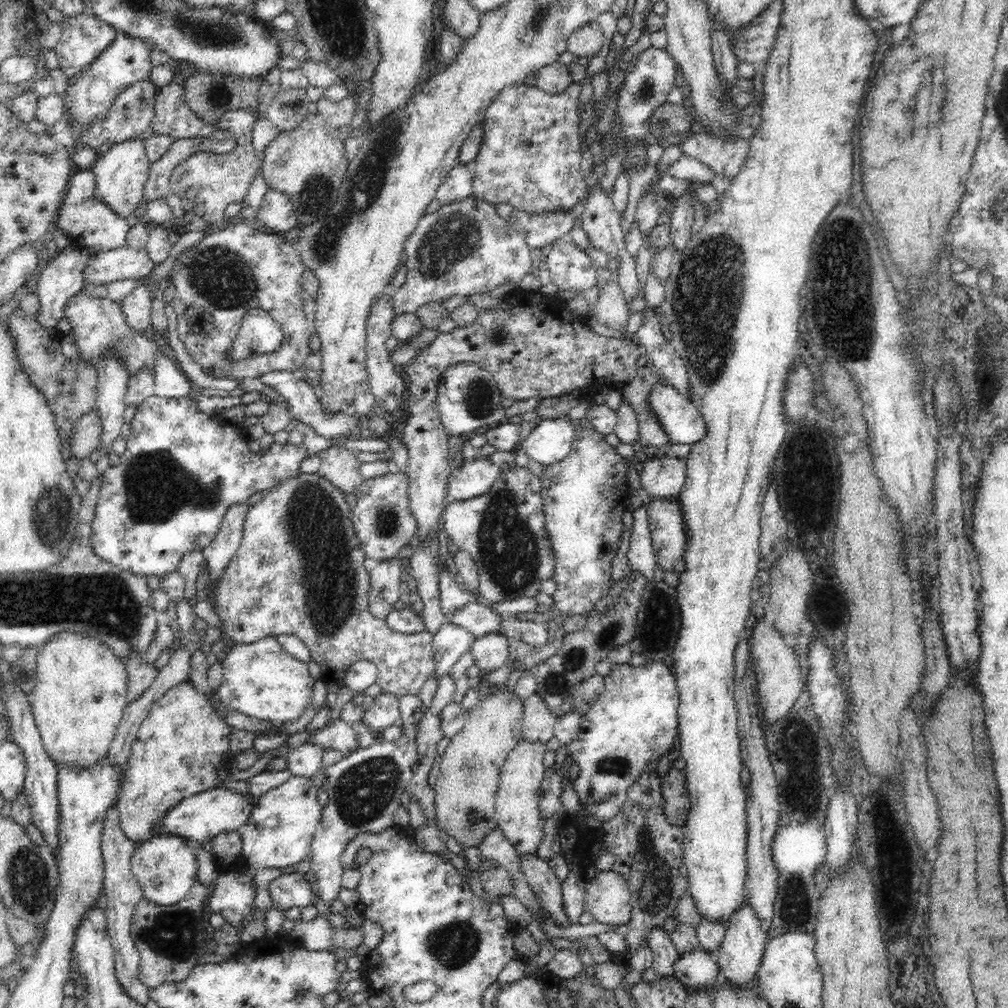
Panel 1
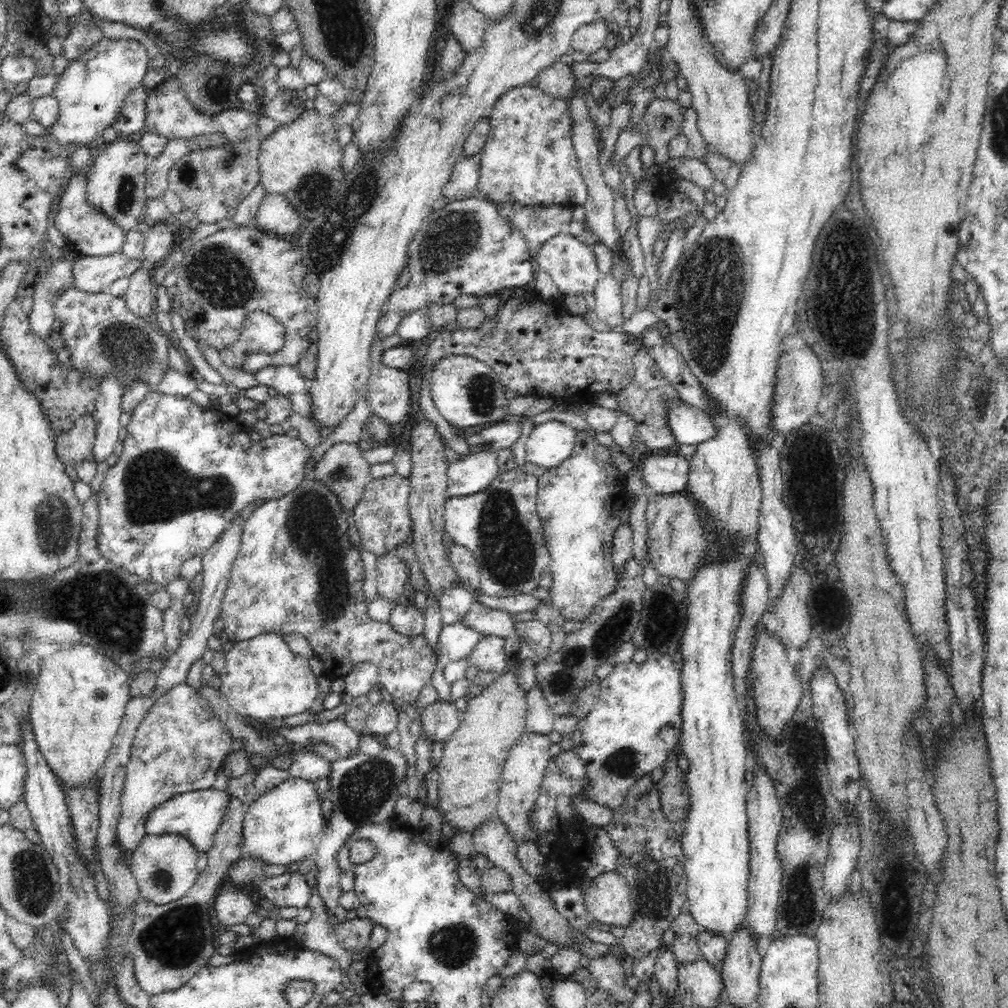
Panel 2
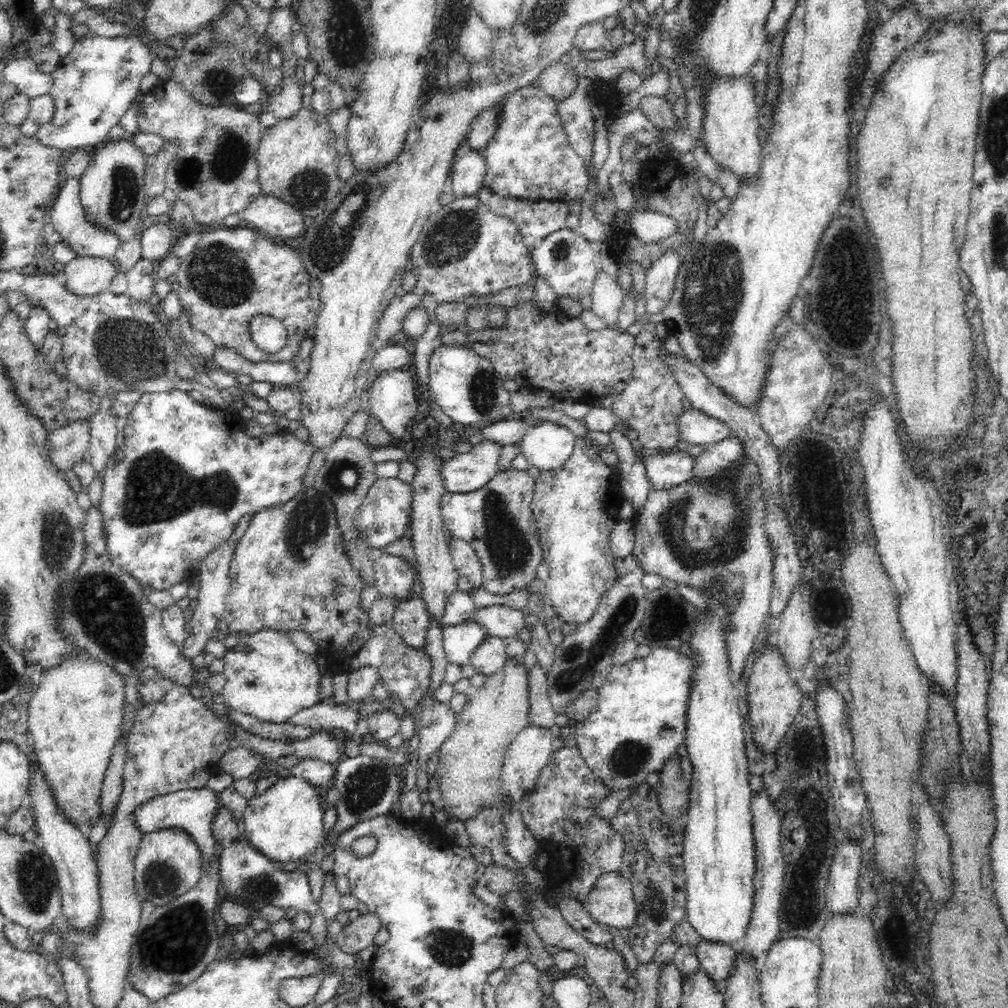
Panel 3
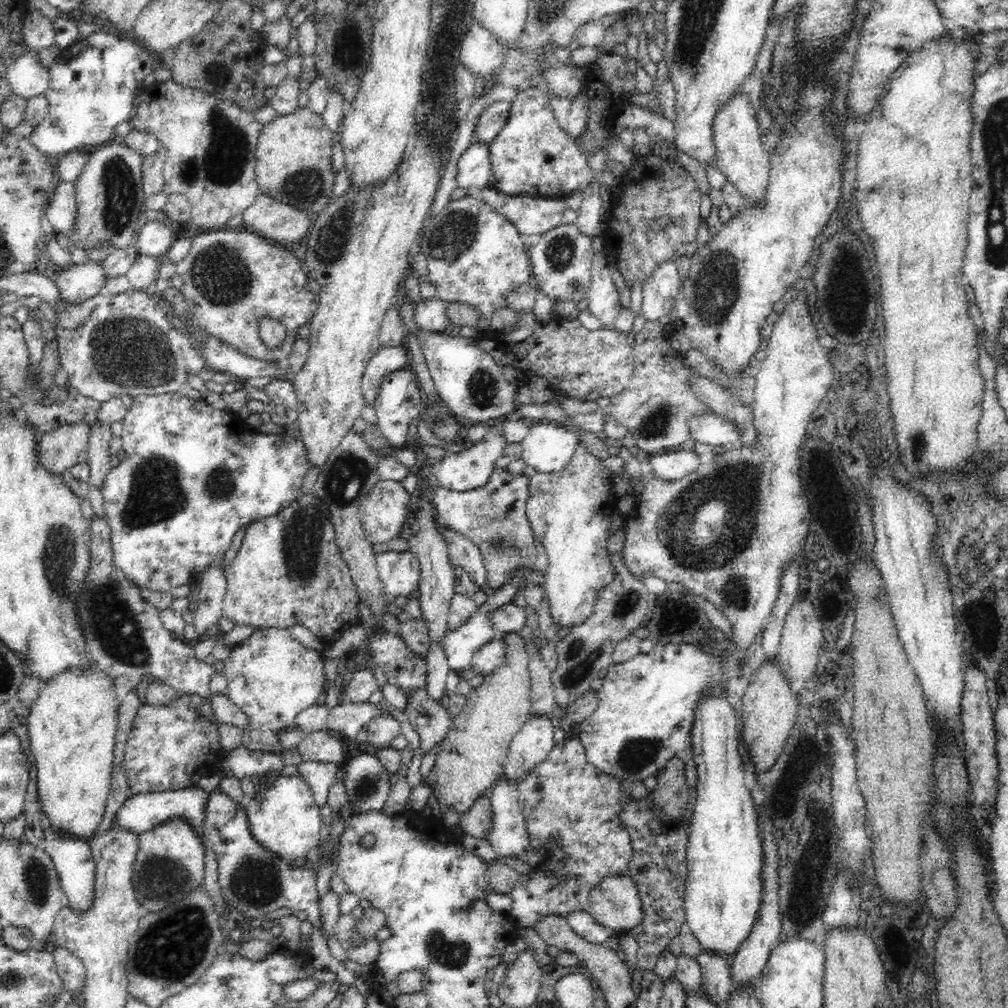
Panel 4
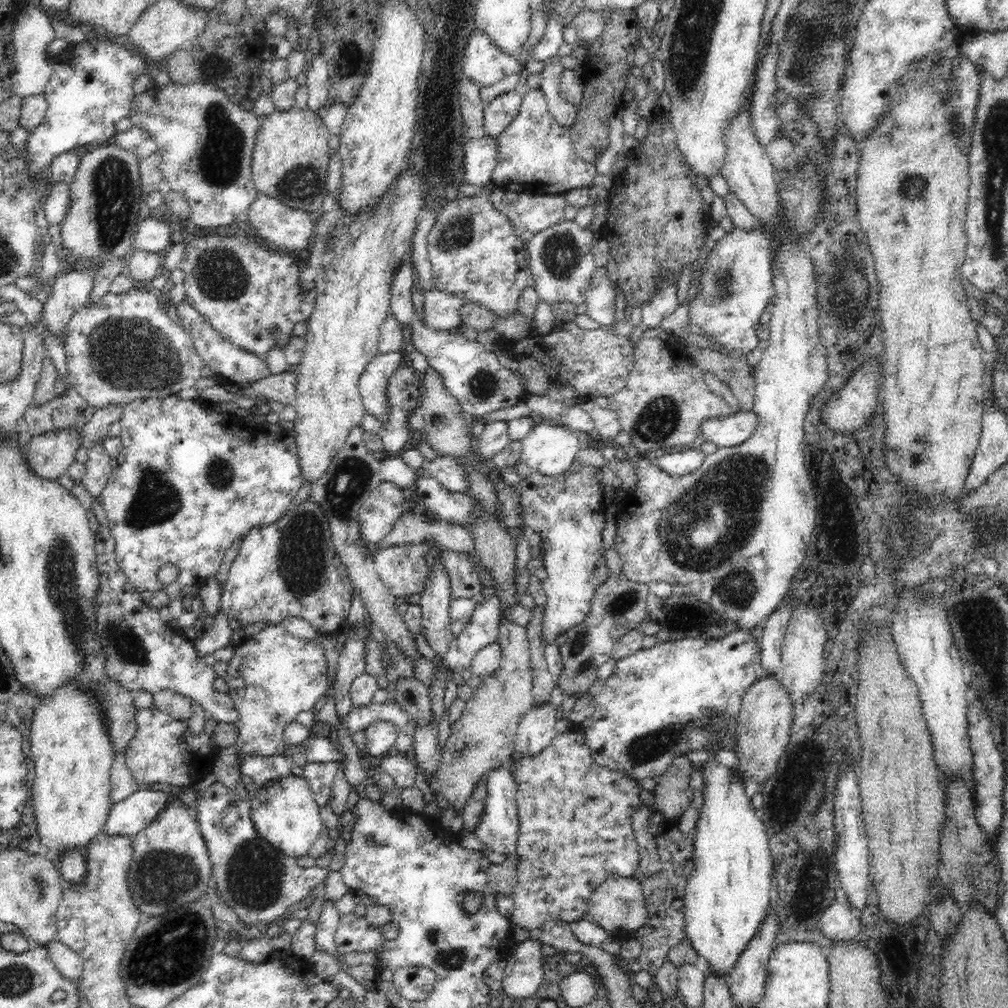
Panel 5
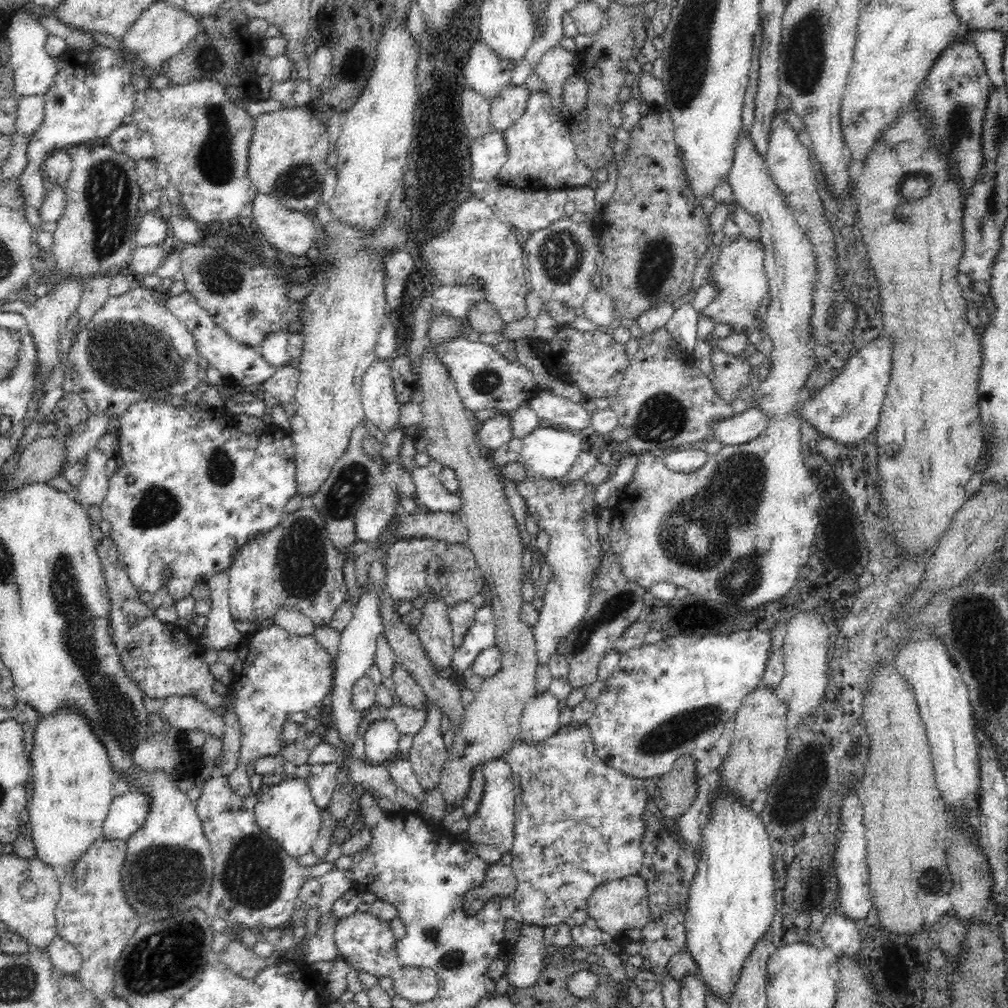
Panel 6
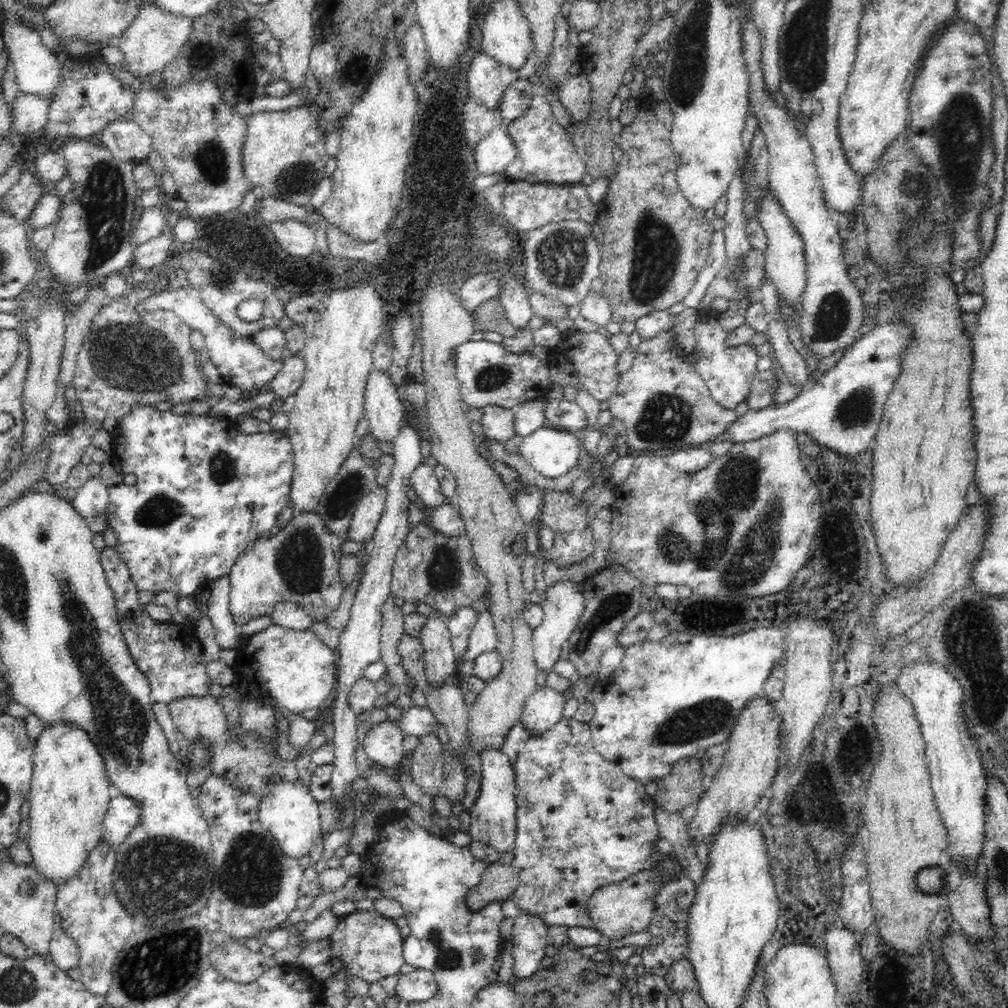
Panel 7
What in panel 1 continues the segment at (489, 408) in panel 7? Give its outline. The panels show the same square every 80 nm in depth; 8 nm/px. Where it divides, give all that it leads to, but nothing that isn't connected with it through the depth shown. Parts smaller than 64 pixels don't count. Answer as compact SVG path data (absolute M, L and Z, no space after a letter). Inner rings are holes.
M475 457L473 460L462 463L460 467L455 466L449 476L449 483L447 486L447 503L459 500L470 500L476 498L478 495L484 494L492 483L498 478L501 473L498 467L490 457Z

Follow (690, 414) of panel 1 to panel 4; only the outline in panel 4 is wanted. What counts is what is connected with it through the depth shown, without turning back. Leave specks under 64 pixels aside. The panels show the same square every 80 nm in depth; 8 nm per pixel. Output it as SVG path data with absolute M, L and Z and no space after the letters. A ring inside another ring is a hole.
M698 414L688 420L690 427L689 438L696 443L709 444L710 446L735 446L739 445L740 427L730 419L710 414Z

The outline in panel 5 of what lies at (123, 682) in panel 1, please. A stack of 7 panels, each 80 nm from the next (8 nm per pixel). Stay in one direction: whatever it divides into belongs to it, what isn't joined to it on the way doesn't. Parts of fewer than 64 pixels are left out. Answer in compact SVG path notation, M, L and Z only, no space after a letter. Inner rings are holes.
M66 682L52 696L39 700L39 704L34 708L34 720L30 728L31 751L35 766L32 786L34 820L41 843L46 846L48 854L51 854L48 857L58 865L60 854L72 848L86 848L94 836L103 832L111 807L110 772L115 750L97 700L83 686L79 686L79 682Z

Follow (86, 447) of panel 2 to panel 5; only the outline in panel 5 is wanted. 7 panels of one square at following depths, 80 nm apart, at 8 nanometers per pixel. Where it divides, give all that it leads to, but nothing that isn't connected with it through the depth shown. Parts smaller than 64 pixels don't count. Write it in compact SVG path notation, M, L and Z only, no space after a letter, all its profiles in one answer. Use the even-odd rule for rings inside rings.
M64 428L32 437L23 452L29 470L46 480L62 476L76 462L74 456L81 447L80 431Z

